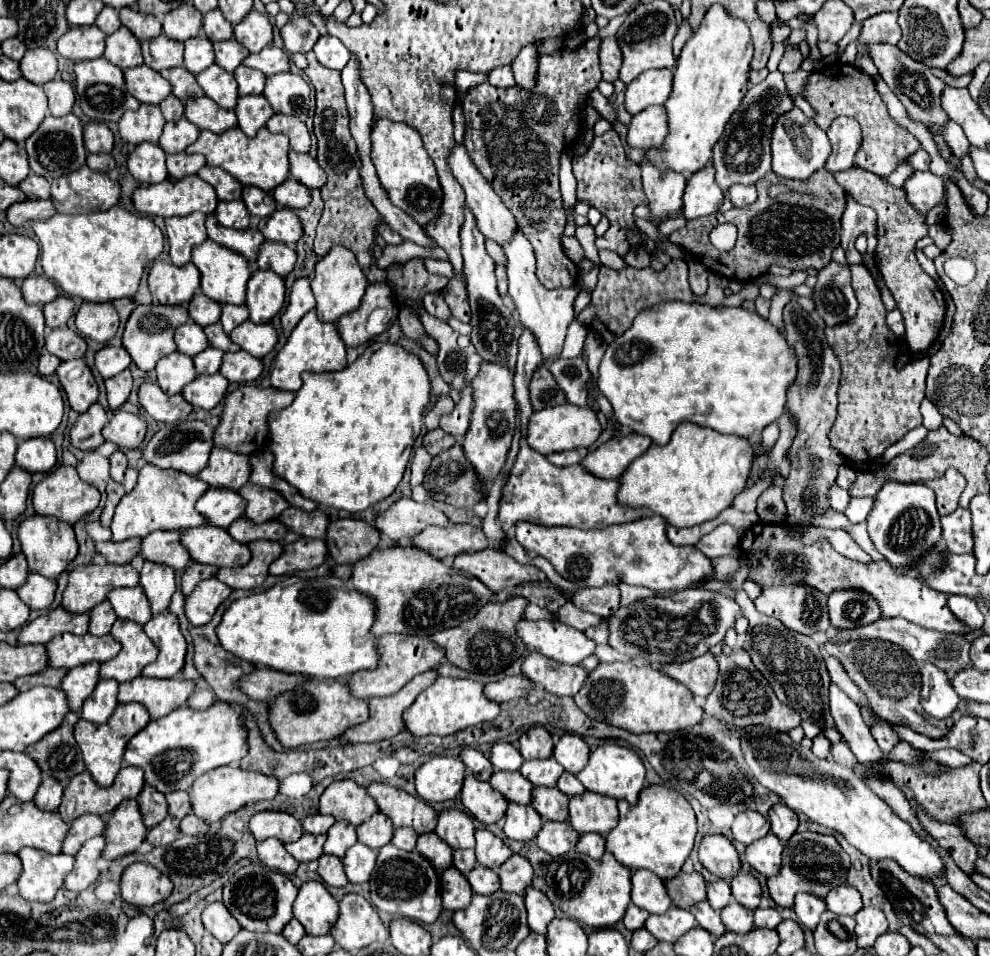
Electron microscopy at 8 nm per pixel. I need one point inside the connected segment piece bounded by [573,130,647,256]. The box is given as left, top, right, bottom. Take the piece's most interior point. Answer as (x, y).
(607, 178)

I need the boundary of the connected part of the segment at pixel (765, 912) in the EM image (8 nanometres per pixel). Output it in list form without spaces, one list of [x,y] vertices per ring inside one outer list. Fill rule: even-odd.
[[[757,908],[755,910],[755,926],[757,928],[777,928],[781,916],[773,908]]]

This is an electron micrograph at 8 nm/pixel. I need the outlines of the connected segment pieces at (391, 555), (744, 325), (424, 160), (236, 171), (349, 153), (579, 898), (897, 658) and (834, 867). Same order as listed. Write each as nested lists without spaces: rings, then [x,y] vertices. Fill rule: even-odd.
[[[399,544],[375,548],[371,556],[355,562],[351,584],[359,592],[371,596],[377,604],[377,618],[371,628],[373,636],[395,632],[429,638],[435,632],[471,620],[479,608],[491,602],[491,596],[495,594],[489,592],[481,580],[467,576],[441,560],[435,560],[435,556],[429,552]]]
[[[665,302],[665,304],[655,304],[647,310],[643,310],[633,326],[621,334],[615,342],[611,342],[607,346],[607,352],[601,360],[599,366],[599,382],[597,386],[601,388],[601,392],[607,396],[607,400],[613,406],[615,418],[619,424],[629,426],[633,432],[637,434],[647,434],[651,436],[655,442],[659,444],[667,444],[671,438],[671,432],[675,430],[677,424],[681,422],[695,422],[699,426],[709,426],[721,434],[737,434],[743,438],[749,438],[751,434],[763,430],[765,426],[769,426],[771,422],[779,420],[779,416],[783,414],[785,402],[787,402],[787,390],[791,388],[791,384],[795,382],[797,376],[797,356],[795,350],[787,344],[785,336],[781,330],[777,330],[769,320],[761,318],[757,312],[749,312],[745,308],[727,308],[727,306],[707,306],[707,304],[685,304],[685,302]]]
[[[377,120],[371,132],[371,160],[377,168],[383,190],[395,206],[399,206],[421,226],[427,226],[439,216],[439,208],[443,204],[443,190],[435,172],[435,164],[431,156],[427,156],[421,136],[419,132],[415,132],[415,128],[403,122]]]
[[[231,128],[223,134],[215,134],[211,130],[205,130],[199,134],[197,142],[193,142],[187,150],[187,154],[203,154],[207,158],[209,166],[219,166],[233,174],[243,186],[251,184],[257,188],[263,188],[271,192],[275,186],[283,184],[289,176],[289,138],[285,134],[273,134],[267,128],[261,128],[253,138],[245,136],[241,128]]]
[[[307,52],[305,58],[309,62],[305,74],[317,90],[317,110],[315,110],[315,136],[319,142],[317,160],[327,174],[327,184],[321,188],[325,208],[317,226],[313,250],[317,256],[325,256],[331,246],[345,244],[355,254],[361,268],[367,271],[373,261],[369,248],[373,244],[377,226],[381,222],[381,214],[377,212],[377,208],[365,196],[363,190],[361,158],[357,154],[357,144],[349,132],[349,114],[347,114],[341,76],[339,72],[319,64],[313,52]]]
[[[571,850],[551,862],[545,874],[545,882],[545,894],[557,910],[593,928],[613,926],[619,922],[631,902],[631,870],[623,868],[623,864],[619,864],[611,852],[605,852],[599,860],[593,860],[579,854],[577,850]]]
[[[851,640],[843,644],[823,644],[823,650],[831,656],[837,656],[849,674],[849,678],[857,684],[857,688],[867,696],[869,706],[875,710],[877,716],[889,718],[889,722],[903,724],[919,734],[925,734],[929,738],[939,740],[939,736],[945,736],[955,720],[935,720],[927,716],[919,704],[921,696],[921,674],[919,666],[907,652],[897,648],[897,644],[885,642],[885,640]]]
[[[795,832],[783,850],[781,872],[767,880],[769,894],[779,906],[793,906],[793,898],[797,892],[809,892],[813,896],[825,898],[831,888],[837,888],[847,882],[849,872],[849,856],[841,848],[841,844],[831,834],[815,834],[815,832]]]

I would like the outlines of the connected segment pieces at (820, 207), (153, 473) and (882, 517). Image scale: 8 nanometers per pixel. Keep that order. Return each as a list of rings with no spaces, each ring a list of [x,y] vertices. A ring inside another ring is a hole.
[[[821,168],[807,182],[799,182],[799,180],[783,180],[783,178],[775,176],[773,172],[769,172],[767,176],[757,180],[757,192],[759,192],[759,198],[753,204],[749,204],[745,208],[731,208],[725,214],[711,214],[711,216],[701,216],[699,220],[689,220],[681,230],[673,232],[669,236],[669,240],[683,246],[697,260],[701,260],[709,270],[713,270],[717,274],[723,274],[727,278],[737,278],[741,282],[747,282],[747,280],[753,280],[753,278],[761,276],[763,272],[767,272],[769,264],[779,264],[779,266],[785,266],[789,270],[807,270],[807,268],[821,270],[821,268],[825,268],[831,262],[831,252],[839,246],[839,234],[837,232],[841,228],[841,216],[843,216],[845,206],[847,206],[847,192],[835,182],[833,174],[827,172],[825,168]],[[773,184],[785,184],[789,188],[789,192],[771,198],[767,194],[767,190]],[[723,222],[731,222],[739,230],[737,244],[729,252],[719,252],[709,242],[711,228],[717,226],[717,224],[723,224]]]
[[[145,464],[139,470],[139,480],[135,488],[121,498],[113,516],[113,538],[115,542],[127,538],[145,538],[155,530],[187,530],[195,526],[207,524],[199,512],[195,512],[195,500],[207,492],[207,484],[201,484],[197,476],[187,476],[185,472],[155,468],[153,464]]]
[[[885,480],[877,492],[875,506],[867,516],[869,536],[875,548],[895,566],[909,568],[925,550],[937,544],[941,538],[941,522],[935,506],[935,492],[921,484],[901,484]]]

